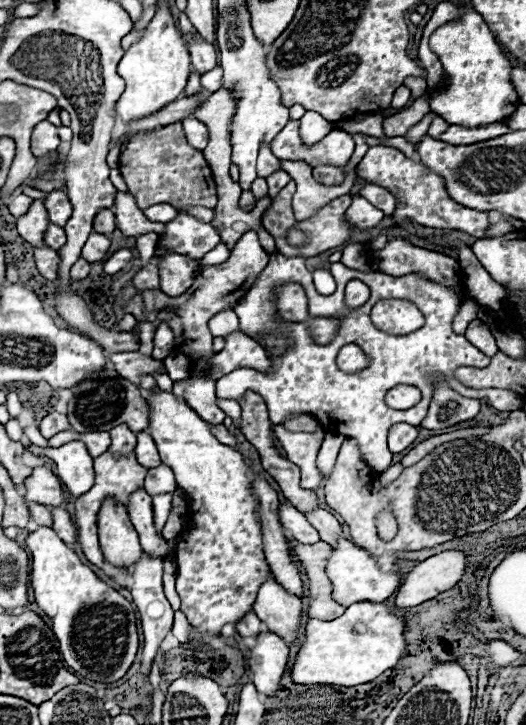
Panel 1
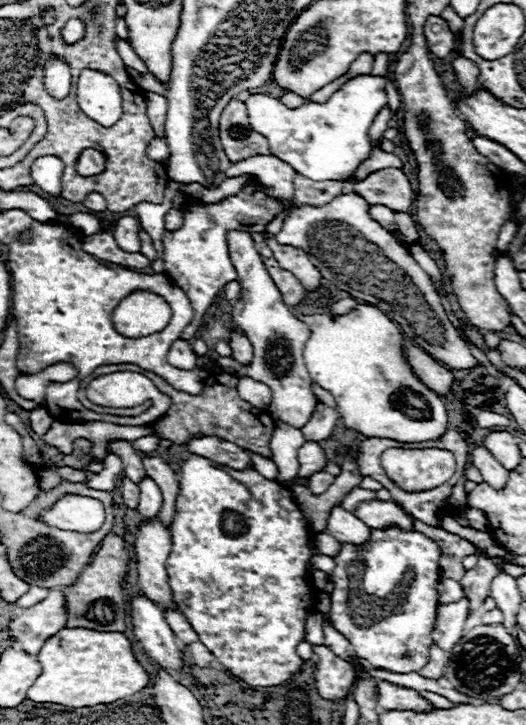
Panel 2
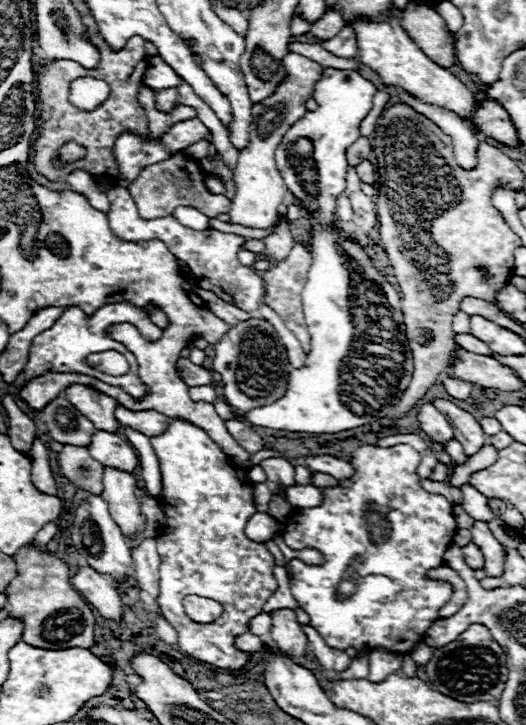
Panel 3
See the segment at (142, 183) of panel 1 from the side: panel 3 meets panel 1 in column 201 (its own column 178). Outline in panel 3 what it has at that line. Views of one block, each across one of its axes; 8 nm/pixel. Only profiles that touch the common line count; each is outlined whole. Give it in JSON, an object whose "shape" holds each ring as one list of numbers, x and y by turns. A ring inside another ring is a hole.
{"shape":[[180,150,168,160,146,166,140,172,140,176,134,180,134,184,128,184,126,188,128,188,130,196,134,198,134,202,138,206,138,214,144,220,172,216,174,208,178,208,178,206,198,208,202,214,206,214,210,218,214,218,216,214,228,214,230,212,230,202,226,200,224,194,210,194,206,184,204,184,204,178,206,176,204,176,200,164,196,162,196,158,188,156,186,150]]}

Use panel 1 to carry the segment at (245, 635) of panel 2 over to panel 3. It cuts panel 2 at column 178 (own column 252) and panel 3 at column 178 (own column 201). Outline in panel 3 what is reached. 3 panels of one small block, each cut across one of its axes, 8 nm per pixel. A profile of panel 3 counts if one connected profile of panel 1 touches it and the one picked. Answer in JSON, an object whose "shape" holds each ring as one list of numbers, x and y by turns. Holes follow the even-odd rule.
{"shape":[[172,418,166,426,166,432,152,436,150,444,160,460,162,484,164,484,160,504,168,518,168,526,156,538,158,554,162,558,160,594,158,594,156,602,160,606,160,612,164,614,164,618,178,632,178,648,182,652,186,652,202,662,208,662,212,666,218,666,218,668,240,670,248,662,248,652,236,650,232,646,234,638,248,630,246,628,248,620,254,618,256,614,260,614,262,604,276,590,276,580,272,574,274,558,270,556,270,552,266,550,264,544,252,542,244,534,246,522,256,512,254,500,252,500,252,484,242,484,236,478,236,470,232,468,232,464,228,464,230,458,214,444,214,440,202,428,198,428,186,420],[188,594,216,600,224,608,222,616,210,624,198,624,198,622,190,620,182,606,182,600]]}

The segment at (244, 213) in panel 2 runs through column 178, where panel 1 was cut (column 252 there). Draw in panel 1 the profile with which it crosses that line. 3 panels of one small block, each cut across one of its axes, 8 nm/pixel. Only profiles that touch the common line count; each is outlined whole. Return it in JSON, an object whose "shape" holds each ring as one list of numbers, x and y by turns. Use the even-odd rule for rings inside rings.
{"shape":[[250,230,238,240,226,264,216,268,200,266,194,278,194,288,190,288,184,296,170,298,162,292,152,292,152,290,142,292,144,306,146,306,146,320,152,324,160,324,160,322,170,322,172,316,180,316,180,330,184,336,182,348,196,352,196,358,210,358,212,356,212,334,208,330,210,318,216,316,218,312,234,310,240,298,244,298,246,292,252,288,252,284,258,280,266,264,268,264,268,256,258,242,258,232],[228,286,232,286,234,290,228,290]]}

